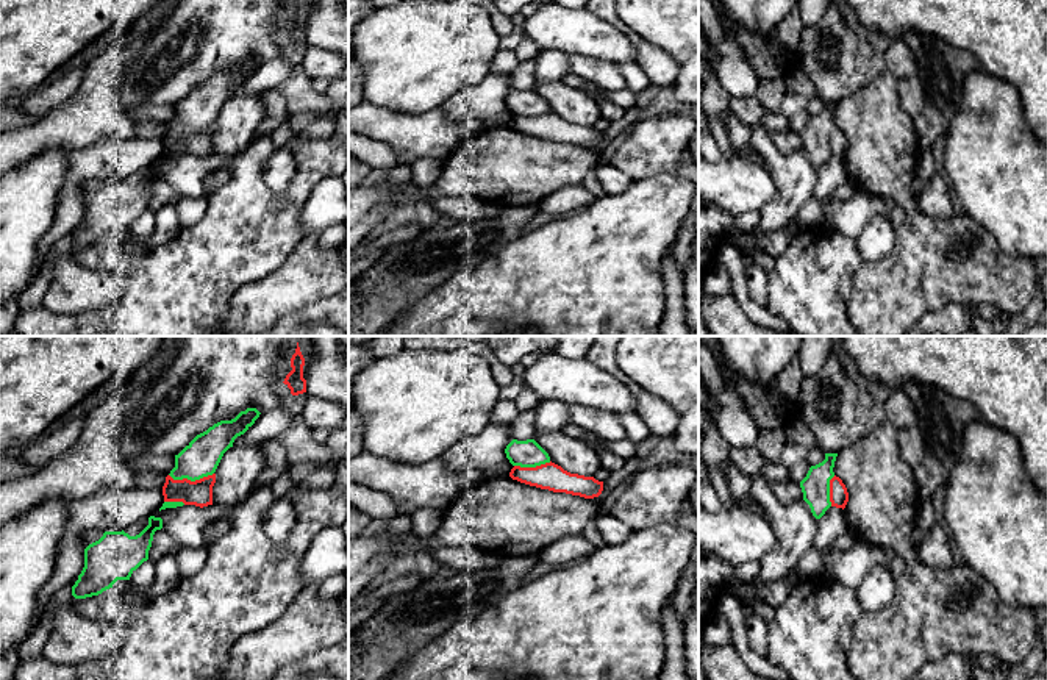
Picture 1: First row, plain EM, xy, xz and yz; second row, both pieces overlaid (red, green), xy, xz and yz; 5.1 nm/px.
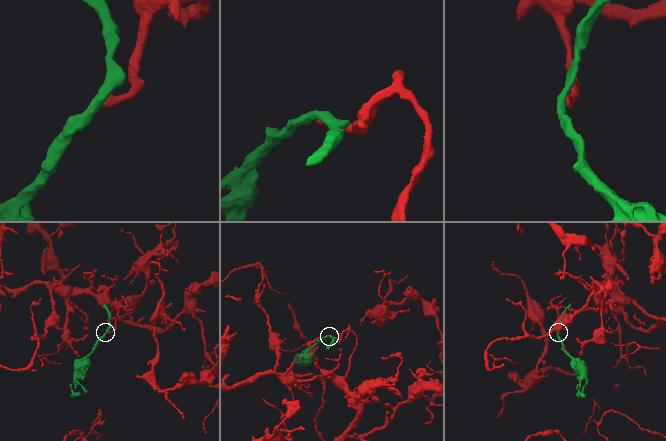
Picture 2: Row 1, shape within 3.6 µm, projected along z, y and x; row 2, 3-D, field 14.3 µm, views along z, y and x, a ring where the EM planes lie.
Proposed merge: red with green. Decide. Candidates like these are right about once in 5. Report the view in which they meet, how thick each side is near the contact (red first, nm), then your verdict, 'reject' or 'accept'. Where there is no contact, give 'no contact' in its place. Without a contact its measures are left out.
meets red in xy; 140 nm thick on the red side, 190 nm on the other; reject

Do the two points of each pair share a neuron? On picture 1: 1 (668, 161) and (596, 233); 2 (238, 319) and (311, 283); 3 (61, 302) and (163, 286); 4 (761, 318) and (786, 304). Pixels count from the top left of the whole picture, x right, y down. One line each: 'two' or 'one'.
1: two
2: one
3: two
4: two

